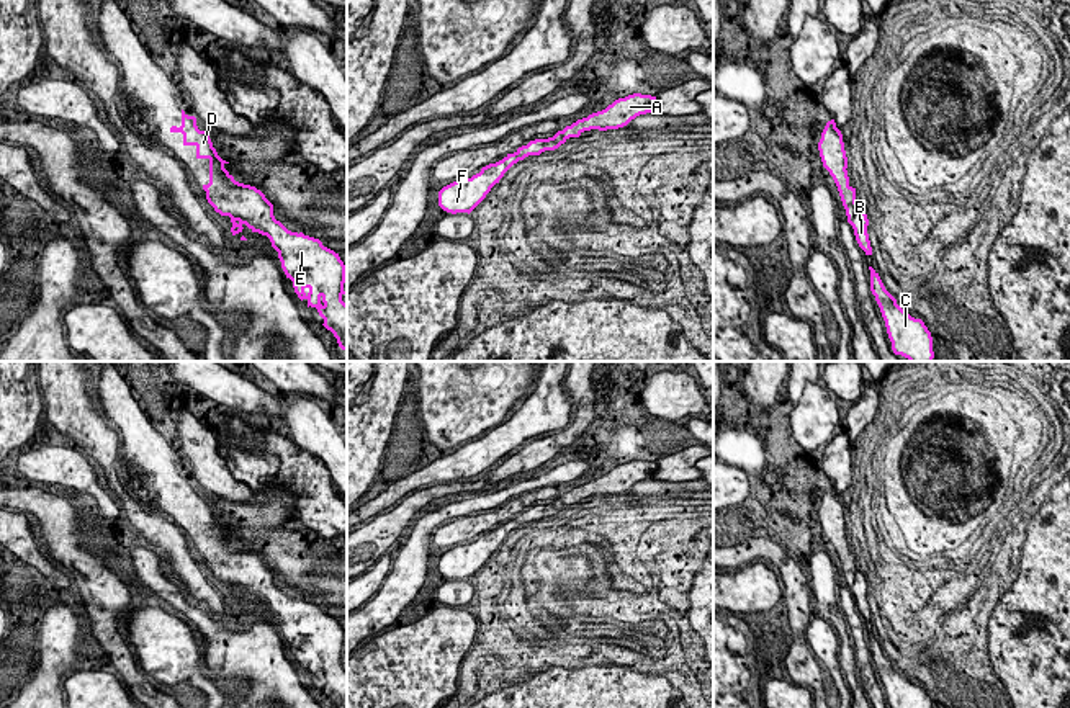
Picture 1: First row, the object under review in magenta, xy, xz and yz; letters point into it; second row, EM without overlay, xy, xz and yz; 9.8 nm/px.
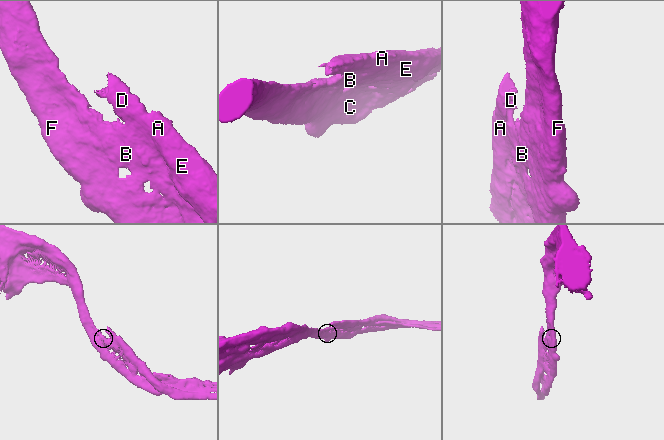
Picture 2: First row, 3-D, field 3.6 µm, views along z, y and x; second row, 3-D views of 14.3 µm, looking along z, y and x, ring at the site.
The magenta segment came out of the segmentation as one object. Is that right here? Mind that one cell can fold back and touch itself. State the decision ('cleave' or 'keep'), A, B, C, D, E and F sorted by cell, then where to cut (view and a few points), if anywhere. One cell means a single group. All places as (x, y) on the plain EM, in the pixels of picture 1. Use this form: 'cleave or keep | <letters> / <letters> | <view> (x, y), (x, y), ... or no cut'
cleave | A D E / B C F | xy (206, 558), (215, 556), (220, 561), (223, 581)

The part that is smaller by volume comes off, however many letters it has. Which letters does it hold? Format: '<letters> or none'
A, D, E

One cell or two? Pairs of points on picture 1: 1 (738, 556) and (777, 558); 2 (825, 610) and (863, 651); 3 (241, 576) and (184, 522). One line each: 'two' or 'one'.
1: one
2: two
3: one

